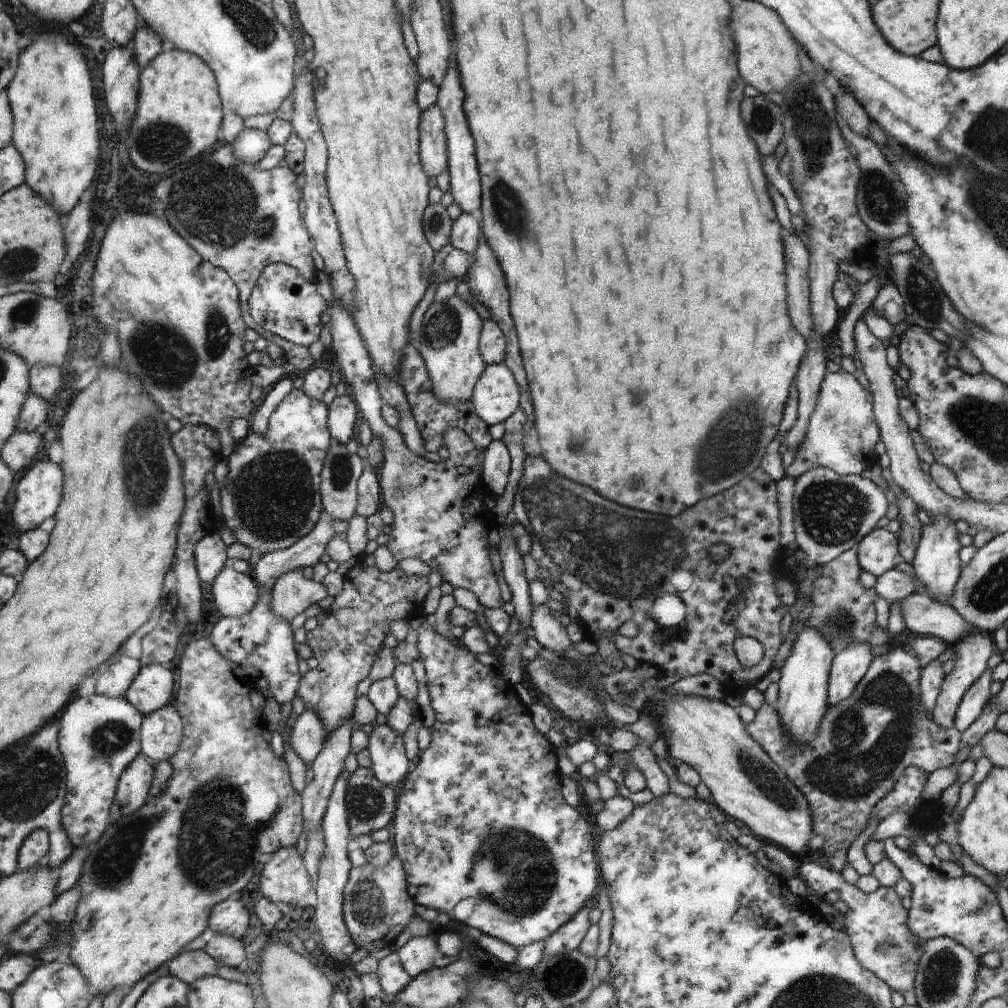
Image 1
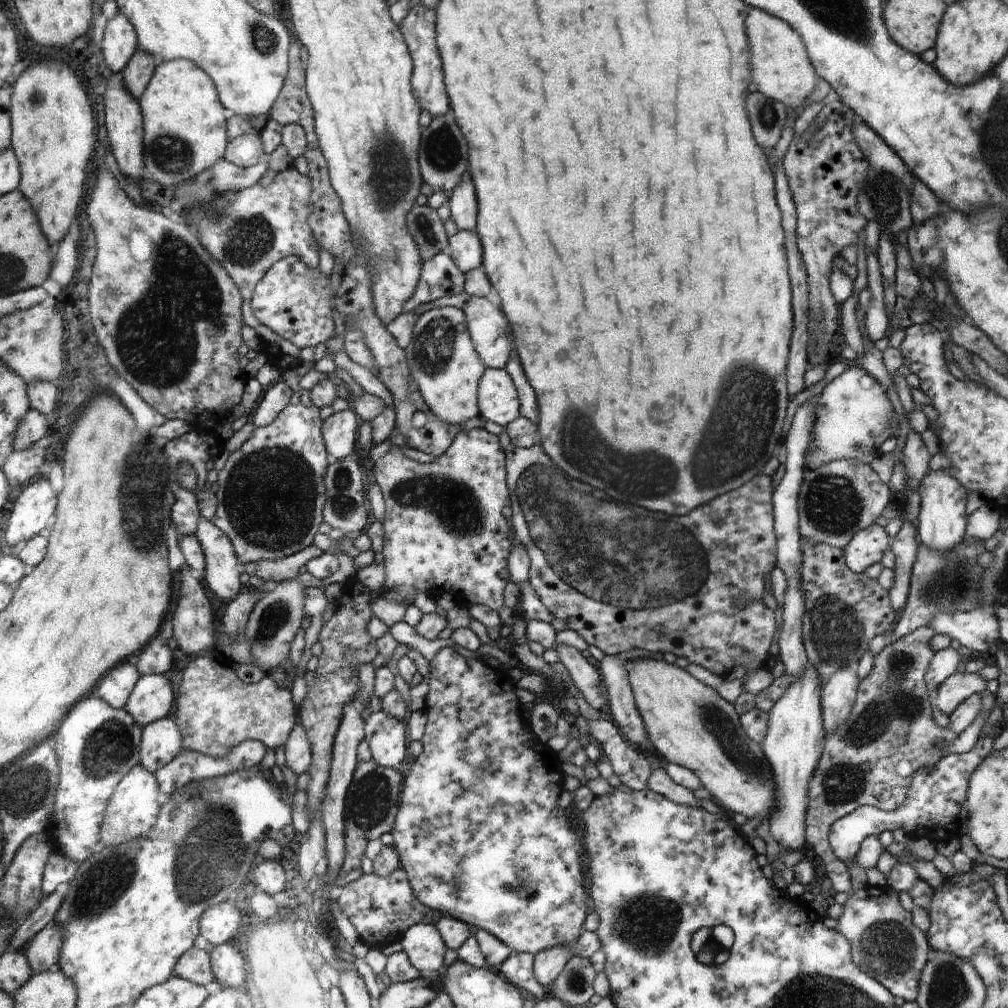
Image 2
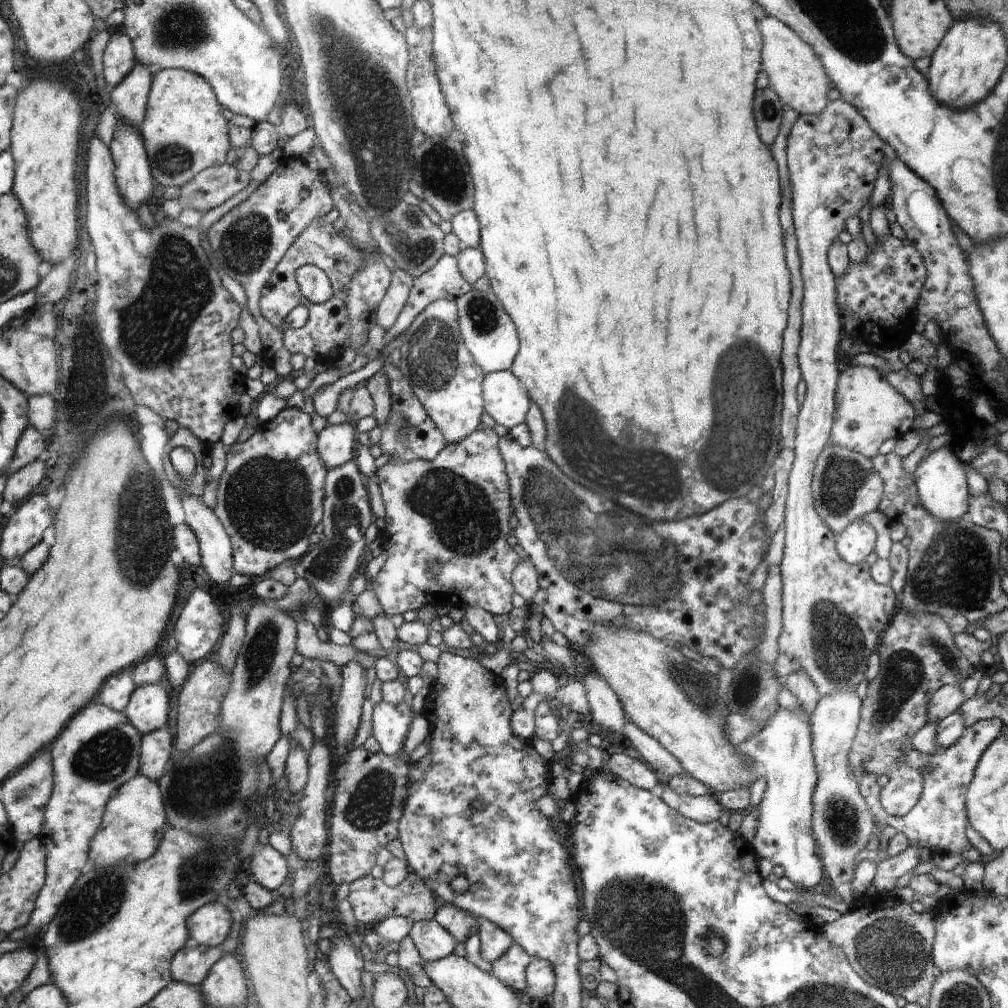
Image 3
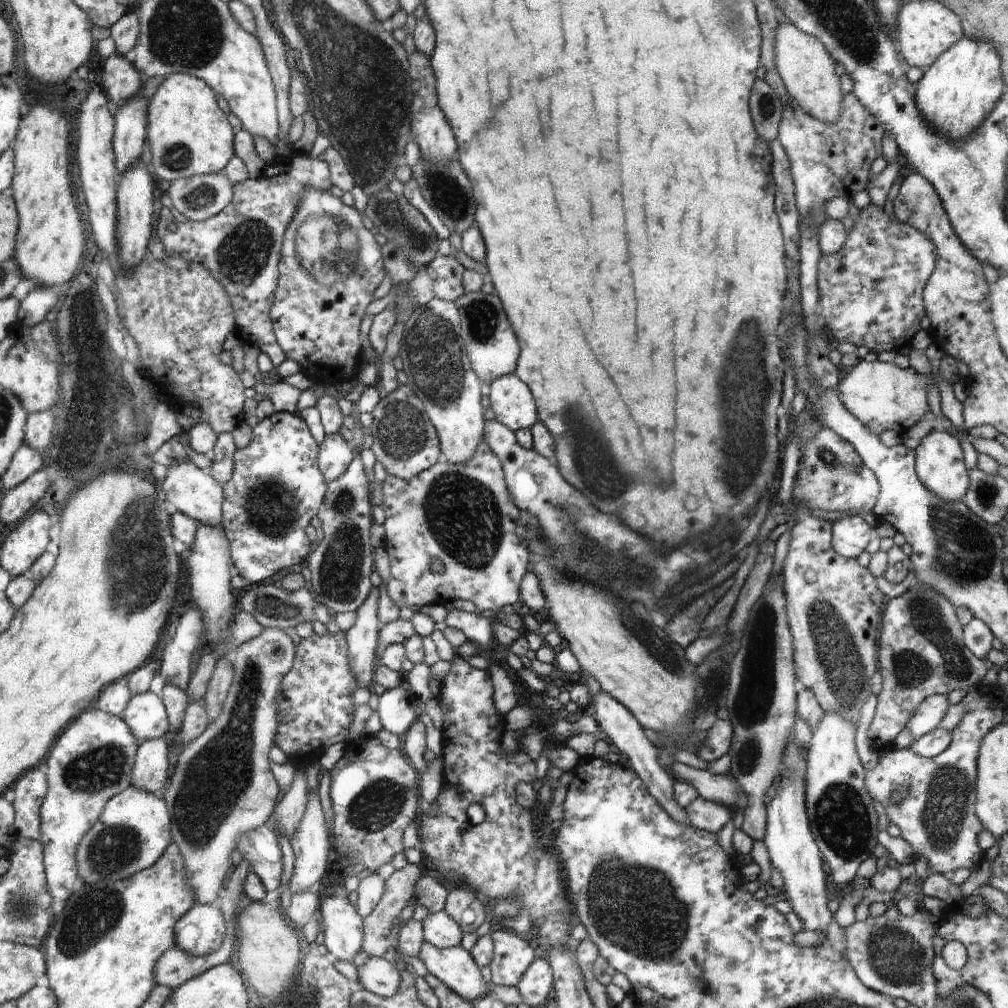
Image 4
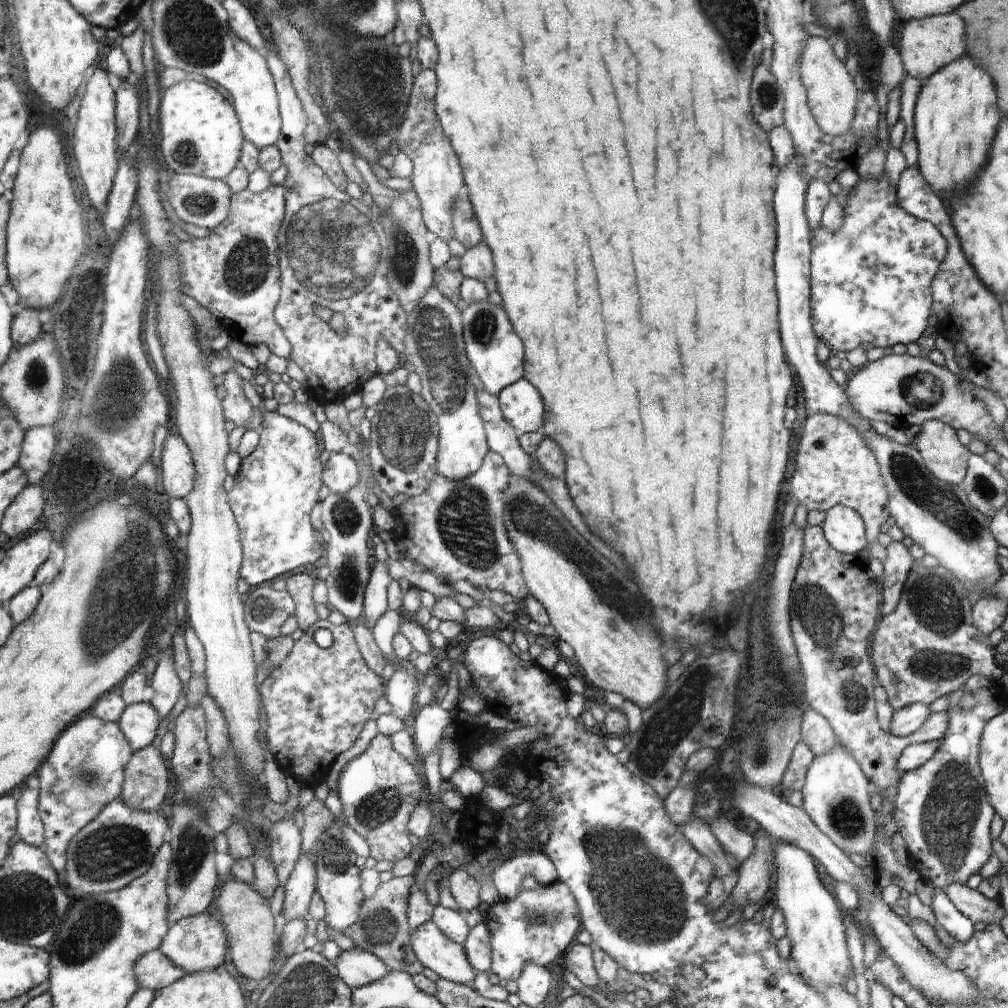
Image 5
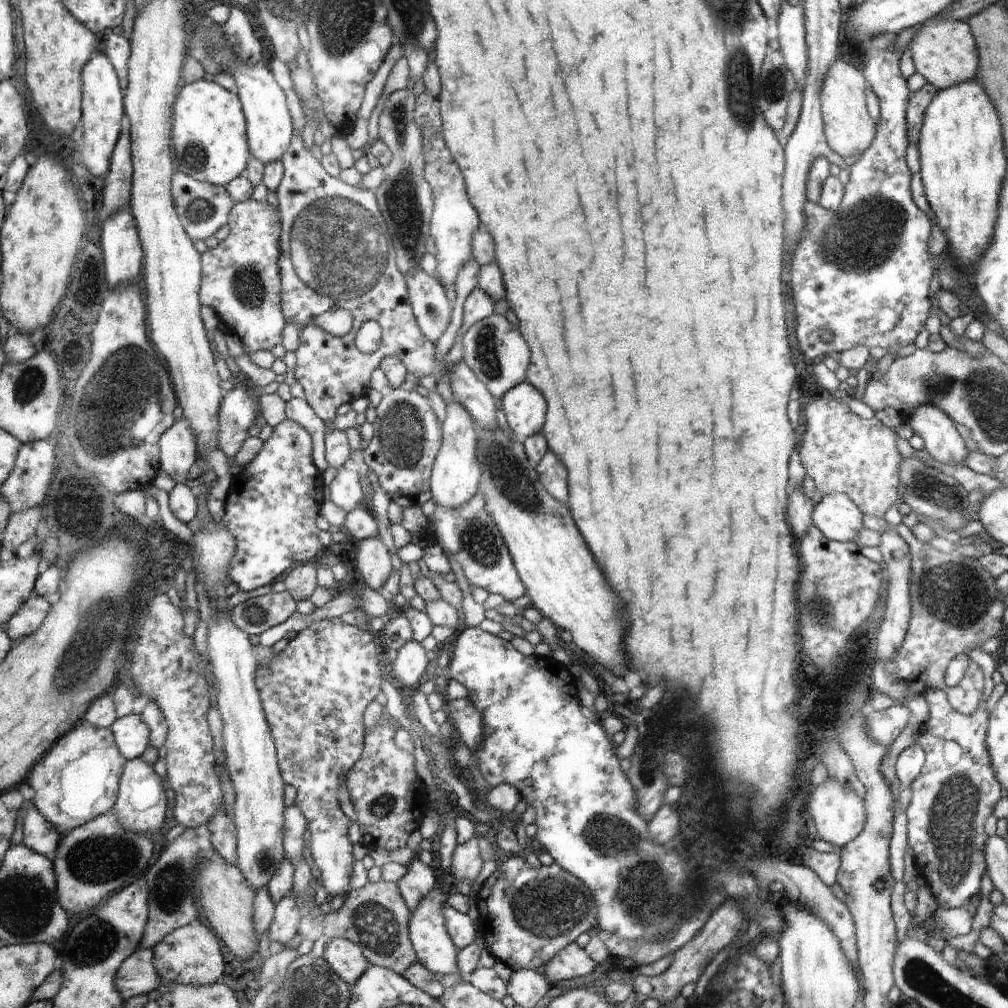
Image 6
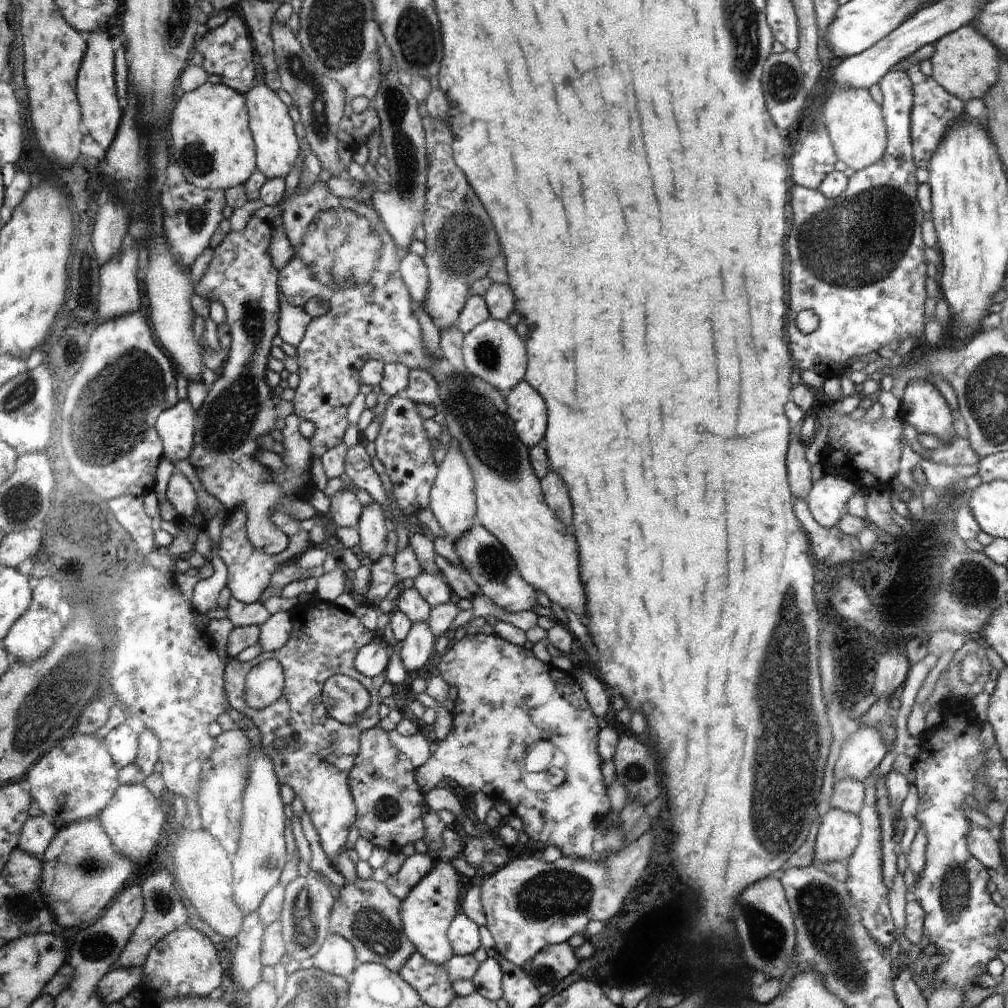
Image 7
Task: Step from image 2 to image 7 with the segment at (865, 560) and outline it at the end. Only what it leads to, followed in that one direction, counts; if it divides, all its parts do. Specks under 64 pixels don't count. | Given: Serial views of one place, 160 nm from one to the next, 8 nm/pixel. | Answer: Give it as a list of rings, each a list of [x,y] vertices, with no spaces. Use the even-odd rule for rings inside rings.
[[[826,473],[822,478],[812,480],[805,498],[814,520],[823,527],[837,527],[838,520],[846,512],[846,502],[855,492],[848,479]]]

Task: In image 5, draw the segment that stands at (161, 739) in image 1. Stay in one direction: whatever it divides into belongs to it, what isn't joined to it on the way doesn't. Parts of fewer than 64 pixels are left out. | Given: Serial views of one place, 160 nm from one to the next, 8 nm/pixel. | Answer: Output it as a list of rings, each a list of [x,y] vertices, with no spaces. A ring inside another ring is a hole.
[[[150,746],[142,750],[134,751],[126,772],[125,788],[122,788],[121,798],[130,804],[130,808],[140,812],[159,811],[158,806],[164,802],[164,796],[168,792],[168,768],[166,760],[160,752],[159,746]]]

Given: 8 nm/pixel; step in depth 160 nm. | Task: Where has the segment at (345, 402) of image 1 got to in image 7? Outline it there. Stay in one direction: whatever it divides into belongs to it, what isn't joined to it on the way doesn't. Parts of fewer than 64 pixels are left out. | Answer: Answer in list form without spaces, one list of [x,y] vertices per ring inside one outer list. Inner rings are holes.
[[[341,488],[329,500],[330,514],[334,524],[342,528],[357,529],[363,506],[358,501],[356,494]]]

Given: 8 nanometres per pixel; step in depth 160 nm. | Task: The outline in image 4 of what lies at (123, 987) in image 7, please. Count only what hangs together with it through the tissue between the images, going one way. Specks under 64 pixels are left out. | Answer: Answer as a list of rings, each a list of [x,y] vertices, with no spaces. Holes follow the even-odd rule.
[[[228,916],[227,928],[225,944],[210,955],[195,957],[177,946],[170,947],[160,956],[154,967],[153,977],[156,984],[174,990],[187,980],[200,976],[209,968],[228,963],[237,942],[237,922],[232,916]]]

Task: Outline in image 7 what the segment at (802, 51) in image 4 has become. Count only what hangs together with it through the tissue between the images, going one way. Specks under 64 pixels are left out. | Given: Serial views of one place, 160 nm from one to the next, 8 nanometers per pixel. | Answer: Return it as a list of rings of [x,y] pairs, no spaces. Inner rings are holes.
[[[833,88],[827,94],[826,103],[823,104],[823,121],[826,132],[832,142],[832,148],[837,160],[847,167],[862,170],[870,164],[880,162],[885,156],[888,133],[886,132],[884,113],[880,103],[872,99],[866,88]]]

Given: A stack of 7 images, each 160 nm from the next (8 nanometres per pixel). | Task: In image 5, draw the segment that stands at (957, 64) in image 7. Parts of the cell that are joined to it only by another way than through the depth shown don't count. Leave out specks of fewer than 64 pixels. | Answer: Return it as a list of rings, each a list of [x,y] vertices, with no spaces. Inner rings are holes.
[[[957,12],[926,16],[922,20],[910,20],[902,30],[900,57],[904,64],[904,72],[924,82],[942,66],[966,56],[968,53],[968,37],[966,36],[965,20]]]

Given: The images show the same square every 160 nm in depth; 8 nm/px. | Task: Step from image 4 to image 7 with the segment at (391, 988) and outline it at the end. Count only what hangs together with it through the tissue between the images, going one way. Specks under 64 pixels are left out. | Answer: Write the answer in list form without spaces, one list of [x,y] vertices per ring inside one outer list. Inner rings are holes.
[[[329,933],[320,951],[314,956],[314,966],[348,979],[358,966],[358,955],[348,940],[338,934]]]

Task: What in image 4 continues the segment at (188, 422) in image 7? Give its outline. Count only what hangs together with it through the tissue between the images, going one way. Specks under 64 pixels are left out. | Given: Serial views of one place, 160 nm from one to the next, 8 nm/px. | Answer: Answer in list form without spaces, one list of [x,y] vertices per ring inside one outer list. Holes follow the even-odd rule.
[[[190,460],[175,462],[167,467],[167,474],[159,483],[167,500],[171,501],[178,511],[191,516],[198,524],[221,523],[223,484],[219,483],[209,471],[199,469]]]

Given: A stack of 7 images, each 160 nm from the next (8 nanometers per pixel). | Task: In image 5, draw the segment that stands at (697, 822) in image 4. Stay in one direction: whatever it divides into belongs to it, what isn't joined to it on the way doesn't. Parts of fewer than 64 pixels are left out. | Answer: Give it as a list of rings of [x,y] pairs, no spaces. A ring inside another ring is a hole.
[[[719,814],[716,820],[712,820],[709,827],[722,849],[729,852],[740,864],[750,854],[754,854],[754,836],[742,830],[736,830],[730,824],[730,820],[726,820],[726,816]]]

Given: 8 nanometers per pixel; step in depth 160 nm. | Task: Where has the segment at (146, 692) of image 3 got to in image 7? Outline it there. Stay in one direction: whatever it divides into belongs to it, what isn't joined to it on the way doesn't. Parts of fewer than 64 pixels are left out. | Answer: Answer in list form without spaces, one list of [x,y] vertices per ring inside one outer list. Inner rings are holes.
[[[125,723],[116,726],[106,737],[106,744],[109,745],[110,753],[114,761],[122,767],[132,764],[138,758],[141,746],[138,746],[136,732],[126,726]]]

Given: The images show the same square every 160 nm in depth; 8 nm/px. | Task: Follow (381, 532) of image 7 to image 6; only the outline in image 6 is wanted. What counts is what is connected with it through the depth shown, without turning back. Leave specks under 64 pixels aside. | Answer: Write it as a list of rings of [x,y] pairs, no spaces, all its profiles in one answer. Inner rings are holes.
[[[379,536],[353,542],[350,547],[351,561],[358,568],[362,582],[380,592],[382,584],[392,576],[393,566],[388,548],[384,546]]]

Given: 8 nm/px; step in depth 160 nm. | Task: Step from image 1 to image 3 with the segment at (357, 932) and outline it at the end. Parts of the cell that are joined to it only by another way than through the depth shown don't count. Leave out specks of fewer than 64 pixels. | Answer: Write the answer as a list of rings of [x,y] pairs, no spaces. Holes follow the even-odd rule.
[[[411,870],[408,876],[395,887],[387,885],[382,879],[372,877],[371,874],[353,880],[350,883],[347,898],[361,931],[371,930],[377,922],[387,916],[407,916],[411,918],[412,922],[432,920],[434,912],[438,908],[430,888],[427,887],[422,877]]]

